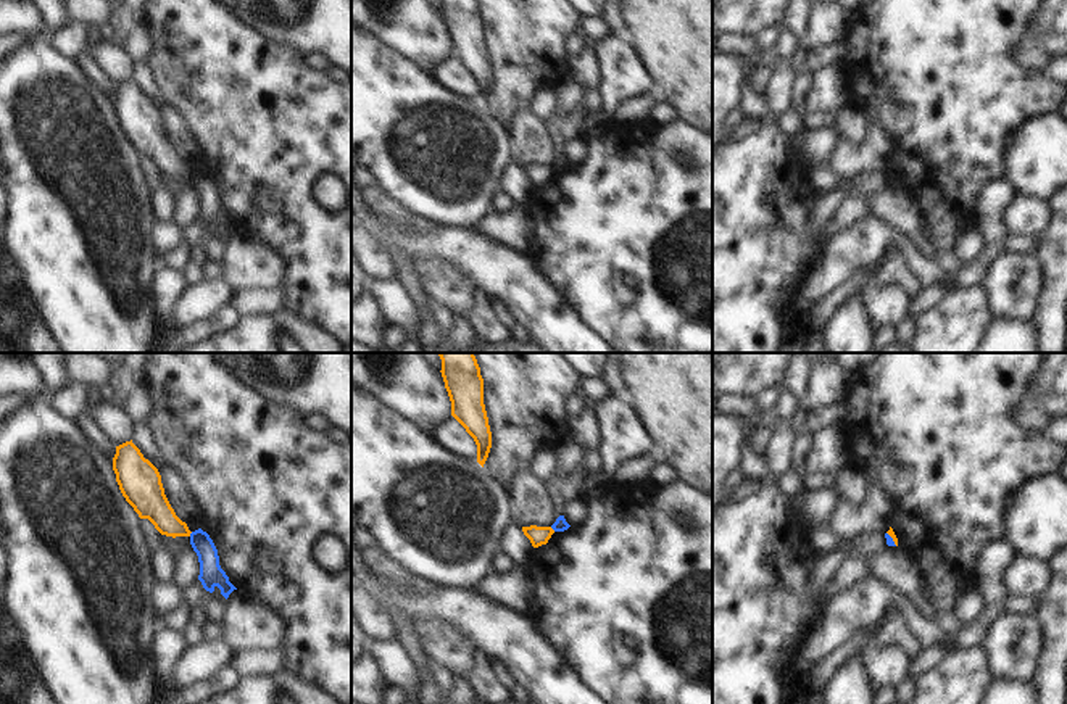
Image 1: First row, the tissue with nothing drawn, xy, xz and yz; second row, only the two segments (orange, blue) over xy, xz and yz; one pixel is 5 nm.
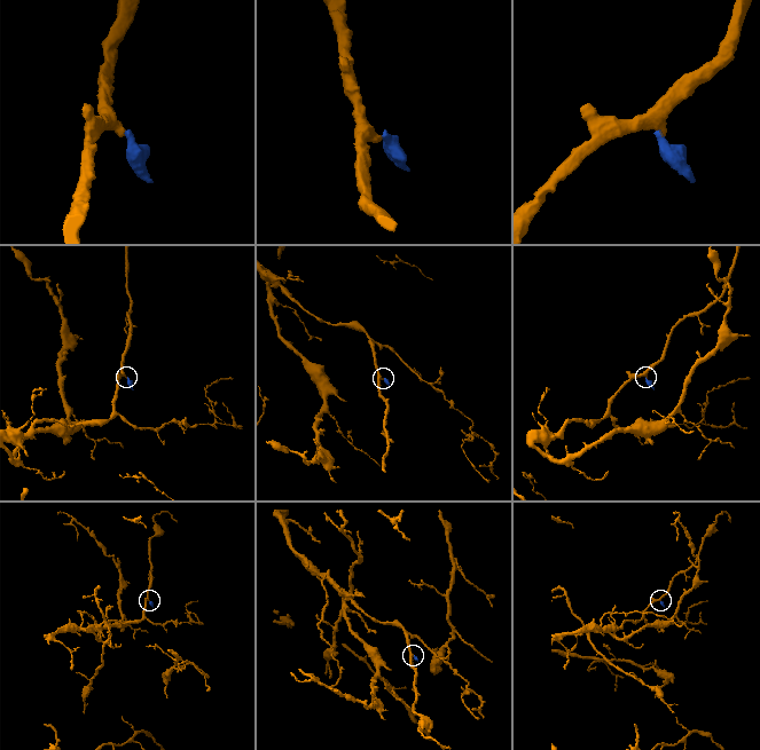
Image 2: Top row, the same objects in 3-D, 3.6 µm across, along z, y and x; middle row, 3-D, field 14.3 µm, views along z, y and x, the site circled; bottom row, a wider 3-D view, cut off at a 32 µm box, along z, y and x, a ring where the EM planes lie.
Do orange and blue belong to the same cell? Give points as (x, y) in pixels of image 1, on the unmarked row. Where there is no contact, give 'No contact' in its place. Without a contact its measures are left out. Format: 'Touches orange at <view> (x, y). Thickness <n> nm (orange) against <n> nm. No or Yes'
Touches orange at xy (190, 171). Thickness 160 nm (orange) against 120 nm. No

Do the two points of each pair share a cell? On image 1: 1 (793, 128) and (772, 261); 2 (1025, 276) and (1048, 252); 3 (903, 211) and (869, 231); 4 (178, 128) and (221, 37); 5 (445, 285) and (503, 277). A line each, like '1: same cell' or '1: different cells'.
1: different cells
2: different cells
3: different cells
4: different cells
5: different cells

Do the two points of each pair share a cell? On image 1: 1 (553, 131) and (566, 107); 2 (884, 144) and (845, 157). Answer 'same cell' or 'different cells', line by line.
1: same cell
2: same cell

